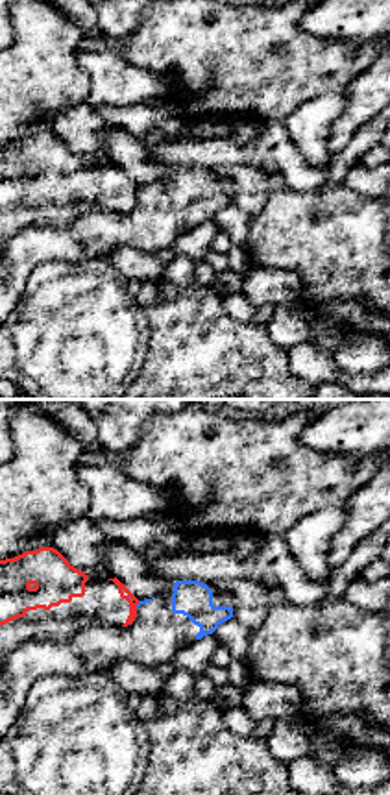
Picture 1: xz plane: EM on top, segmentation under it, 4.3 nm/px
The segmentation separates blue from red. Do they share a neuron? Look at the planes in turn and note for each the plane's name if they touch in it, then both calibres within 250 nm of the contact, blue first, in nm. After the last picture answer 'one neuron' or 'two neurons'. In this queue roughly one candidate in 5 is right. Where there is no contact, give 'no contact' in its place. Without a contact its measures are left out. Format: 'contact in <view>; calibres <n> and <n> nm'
contact in xz; calibres 20 and 50 nm

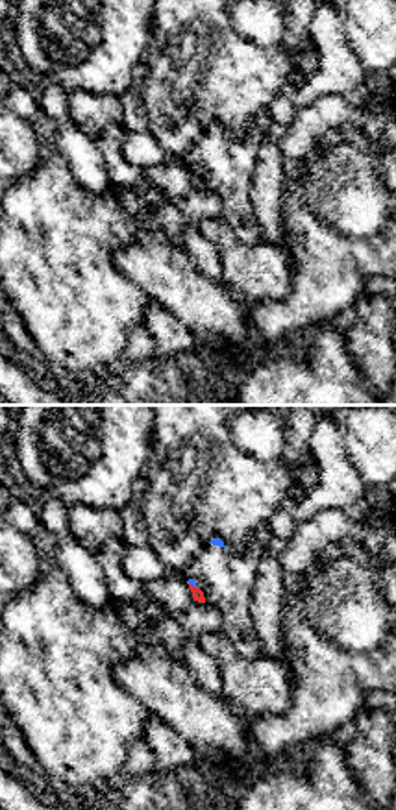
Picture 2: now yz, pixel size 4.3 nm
contact in yz; calibres 30 and 50 nm

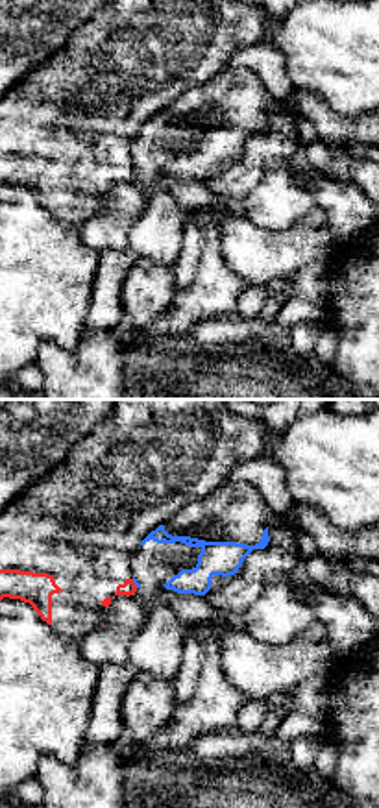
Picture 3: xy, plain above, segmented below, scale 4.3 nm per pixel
contact in xy; calibres 20 and 70 nm

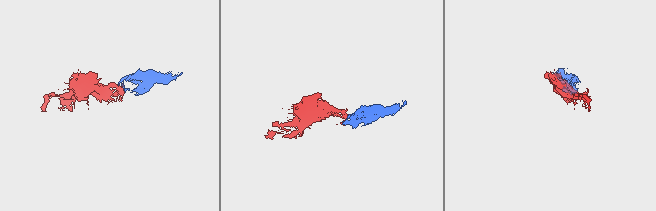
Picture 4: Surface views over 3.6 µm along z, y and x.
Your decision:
two neurons

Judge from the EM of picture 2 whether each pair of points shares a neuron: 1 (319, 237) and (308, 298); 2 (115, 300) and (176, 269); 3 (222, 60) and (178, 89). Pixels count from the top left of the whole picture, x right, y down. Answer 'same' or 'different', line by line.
1: same
2: different
3: same

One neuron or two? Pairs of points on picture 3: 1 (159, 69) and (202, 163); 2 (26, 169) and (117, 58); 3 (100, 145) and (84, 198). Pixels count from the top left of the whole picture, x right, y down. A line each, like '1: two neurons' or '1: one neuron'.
1: two neurons
2: one neuron
3: one neuron

